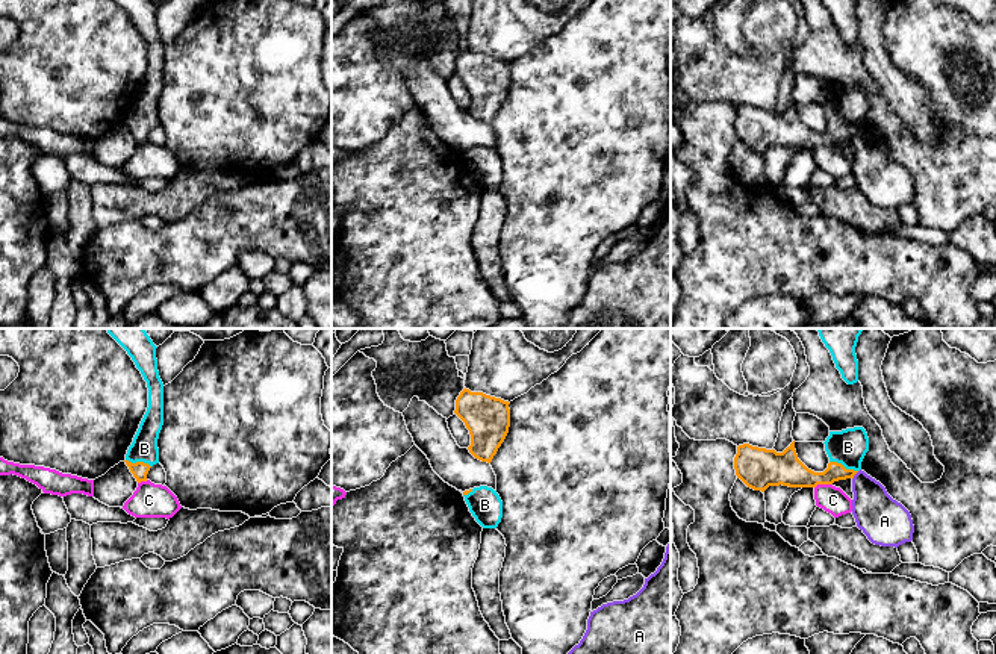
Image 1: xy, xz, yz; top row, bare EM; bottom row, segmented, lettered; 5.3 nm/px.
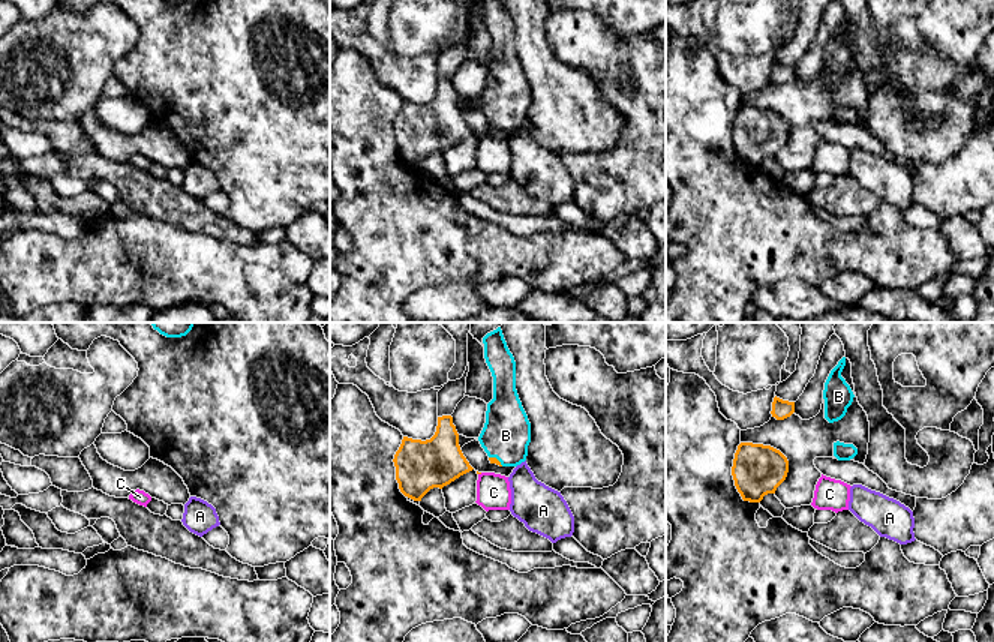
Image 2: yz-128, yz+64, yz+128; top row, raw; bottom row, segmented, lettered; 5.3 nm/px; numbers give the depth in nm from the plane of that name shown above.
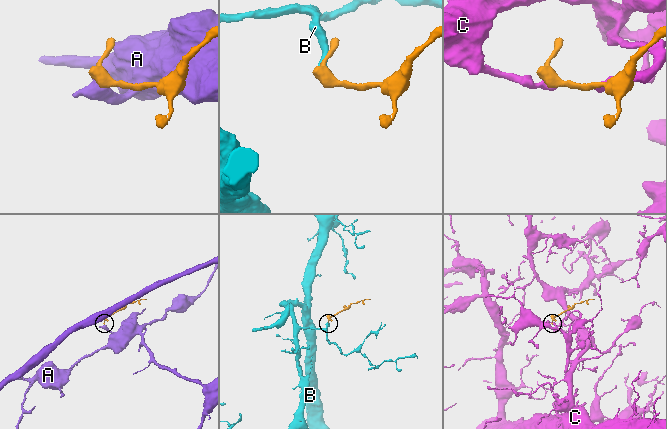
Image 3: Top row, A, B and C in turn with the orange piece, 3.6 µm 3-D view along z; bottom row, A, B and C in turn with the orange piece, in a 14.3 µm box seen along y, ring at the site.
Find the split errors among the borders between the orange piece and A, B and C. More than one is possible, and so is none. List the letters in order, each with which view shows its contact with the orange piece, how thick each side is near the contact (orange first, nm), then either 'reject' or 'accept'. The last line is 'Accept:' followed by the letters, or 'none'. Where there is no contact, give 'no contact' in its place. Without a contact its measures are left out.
A: yz | 100/240 nm | reject
B: yz | 140/190 nm | accept
C: yz | 180/140 nm | reject
Accept: B

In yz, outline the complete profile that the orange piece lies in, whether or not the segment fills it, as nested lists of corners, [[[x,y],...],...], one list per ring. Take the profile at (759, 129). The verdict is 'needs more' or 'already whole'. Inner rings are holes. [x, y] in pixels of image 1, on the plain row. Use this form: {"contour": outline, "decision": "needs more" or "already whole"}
{"contour": [[[863,88],[829,92],[825,112],[829,118],[823,133],[808,130],[795,111],[795,101],[783,112],[743,104],[737,107],[734,130],[748,148],[764,153],[769,147],[816,148],[854,139],[869,112],[869,98]]], "decision": "needs more"}

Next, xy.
{"contour": [[[115,0],[132,18],[148,48],[148,68],[126,115],[126,126],[138,144],[147,142],[150,129],[159,124],[157,100],[163,86],[163,44],[157,32],[151,0]]], "decision": "needs more"}

